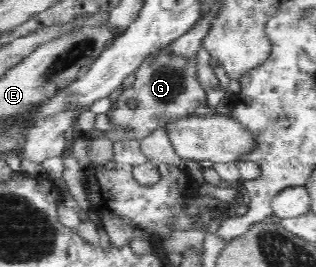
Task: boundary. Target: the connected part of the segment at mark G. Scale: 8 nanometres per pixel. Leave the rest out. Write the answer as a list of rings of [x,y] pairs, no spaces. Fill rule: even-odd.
[[[167,46],[150,53],[144,63],[134,71],[122,94],[118,96],[116,109],[107,117],[113,128],[105,133],[113,142],[144,139],[154,129],[163,128],[171,121],[193,116],[198,107],[207,105],[207,95],[203,85],[197,79],[197,61],[195,57],[180,57],[167,50]],[[135,99],[137,108],[130,110],[126,101]]]

